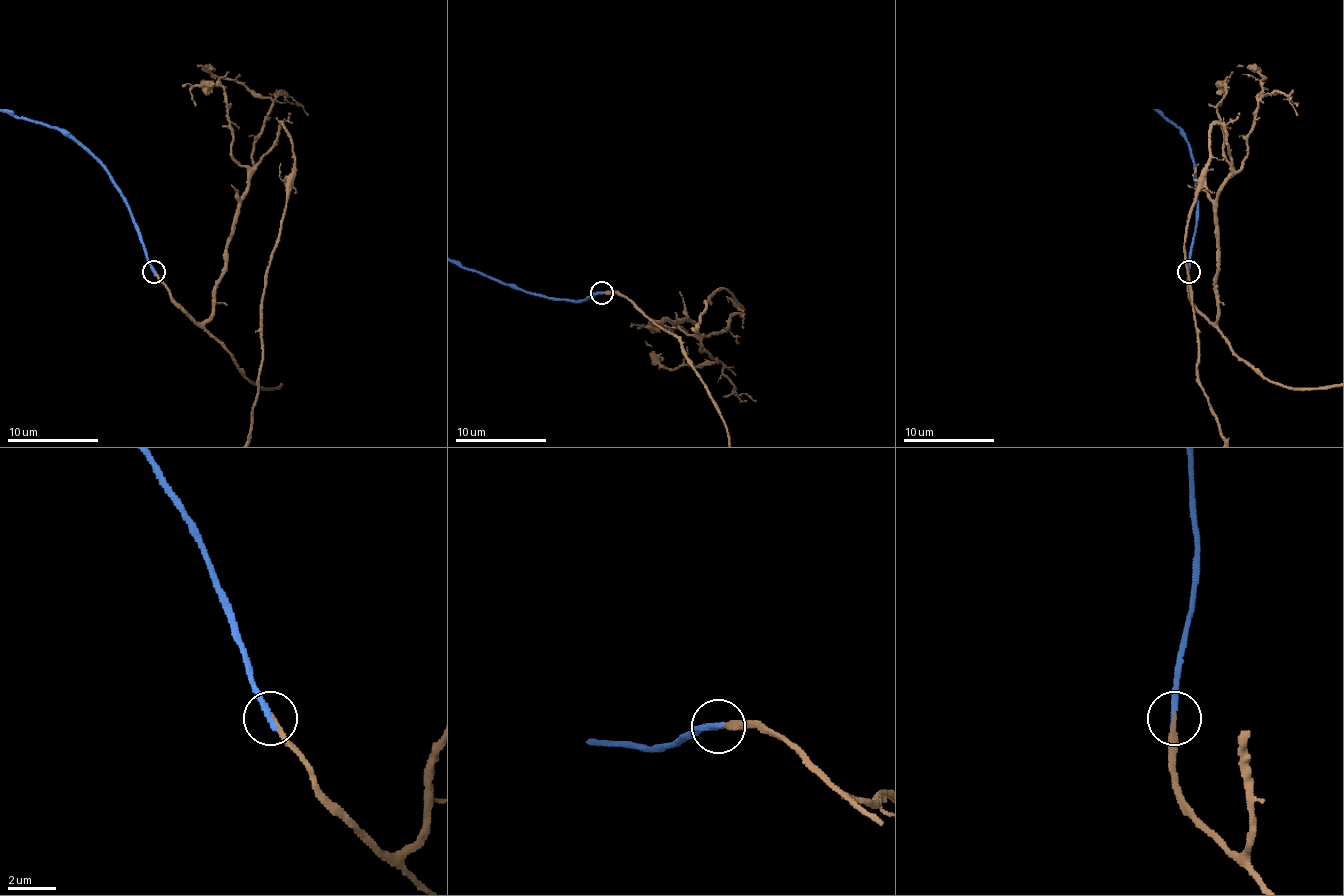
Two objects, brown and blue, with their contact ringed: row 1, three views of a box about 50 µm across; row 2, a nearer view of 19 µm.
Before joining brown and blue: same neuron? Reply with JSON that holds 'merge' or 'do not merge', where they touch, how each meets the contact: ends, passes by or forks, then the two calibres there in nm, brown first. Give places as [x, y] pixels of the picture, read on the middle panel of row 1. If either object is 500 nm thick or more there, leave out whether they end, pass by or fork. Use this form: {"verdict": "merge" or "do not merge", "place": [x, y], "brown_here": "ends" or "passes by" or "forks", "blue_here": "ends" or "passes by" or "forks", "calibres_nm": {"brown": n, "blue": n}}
{"verdict": "merge", "place": [602, 293], "brown_here": "ends", "blue_here": "ends", "calibres_nm": {"brown": 200, "blue": 240}}

